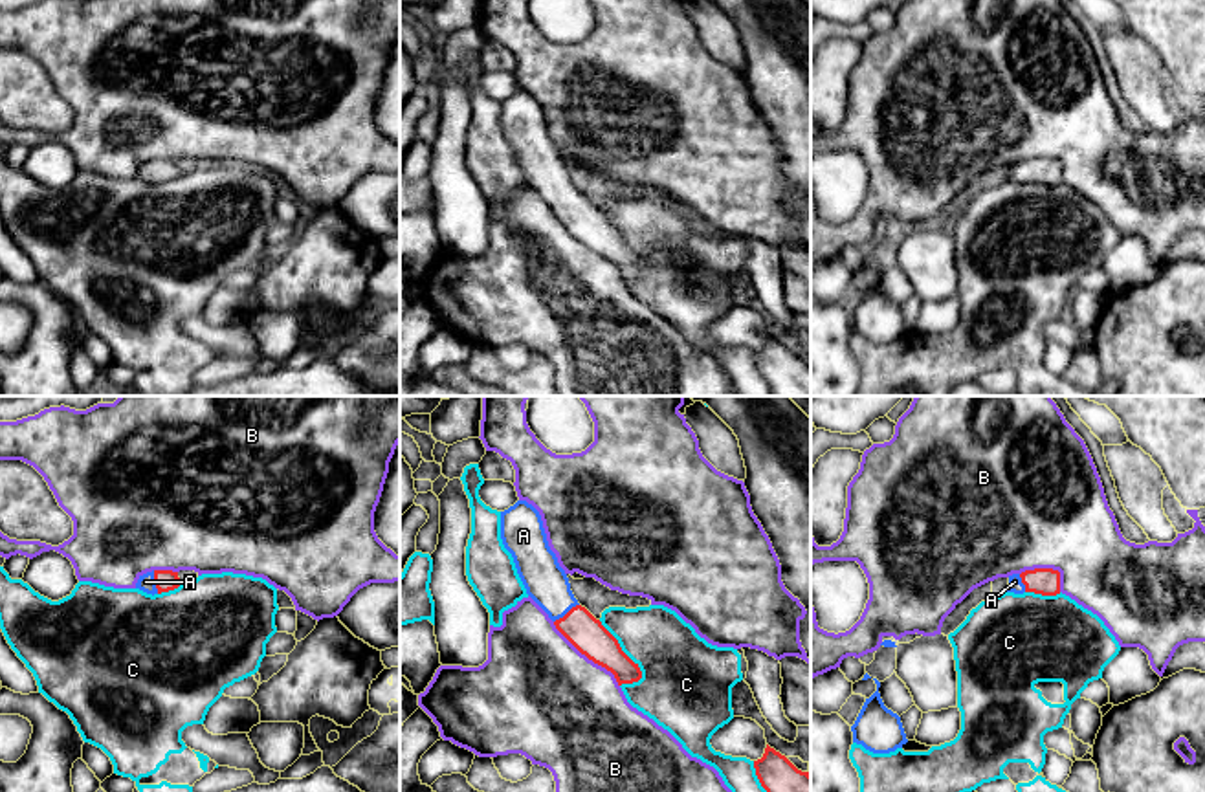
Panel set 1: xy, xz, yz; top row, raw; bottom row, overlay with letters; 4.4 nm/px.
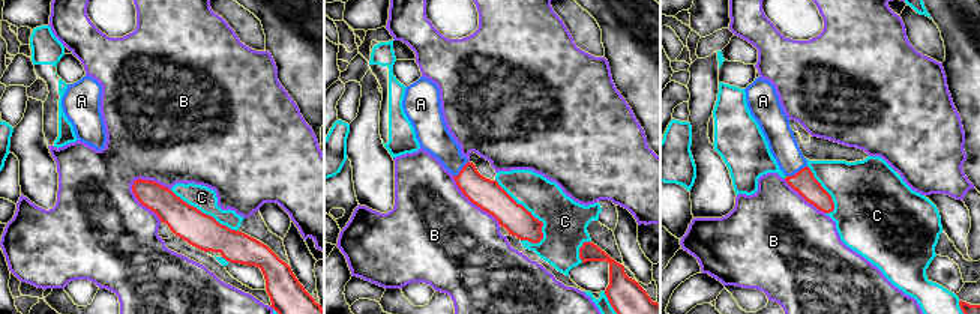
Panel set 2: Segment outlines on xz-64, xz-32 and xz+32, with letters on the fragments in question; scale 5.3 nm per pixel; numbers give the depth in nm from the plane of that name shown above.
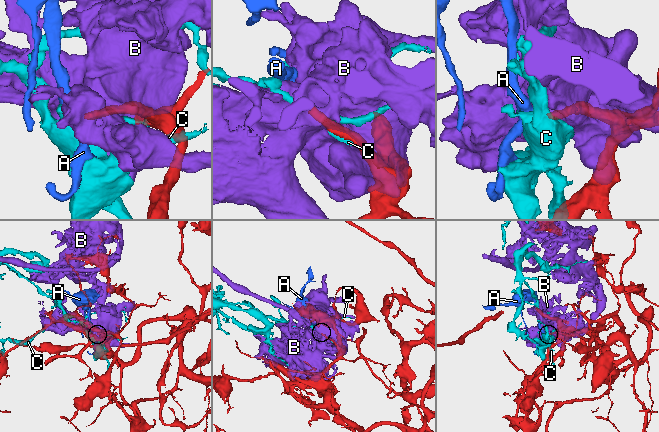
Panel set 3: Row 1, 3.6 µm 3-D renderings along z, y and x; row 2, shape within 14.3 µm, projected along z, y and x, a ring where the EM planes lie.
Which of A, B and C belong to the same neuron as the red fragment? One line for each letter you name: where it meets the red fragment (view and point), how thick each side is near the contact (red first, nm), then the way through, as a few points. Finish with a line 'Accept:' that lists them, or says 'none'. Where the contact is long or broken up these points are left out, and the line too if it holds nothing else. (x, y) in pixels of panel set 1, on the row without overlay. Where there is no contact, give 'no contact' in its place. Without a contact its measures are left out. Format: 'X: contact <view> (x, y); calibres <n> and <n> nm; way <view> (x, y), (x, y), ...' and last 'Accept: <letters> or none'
A: contact xz (567, 202); calibres 160 and 190 nm; way xz (578, 215), (567, 202), (545, 171)
Accept: A

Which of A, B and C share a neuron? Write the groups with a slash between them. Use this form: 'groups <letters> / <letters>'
groups A / B / C

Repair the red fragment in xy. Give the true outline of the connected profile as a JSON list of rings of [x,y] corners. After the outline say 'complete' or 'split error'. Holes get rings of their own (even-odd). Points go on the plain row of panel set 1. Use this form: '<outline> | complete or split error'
[[[152,160],[143,165],[139,165],[136,178],[147,182],[147,183],[161,183],[174,180],[182,174],[178,161],[172,160]]] | split error

